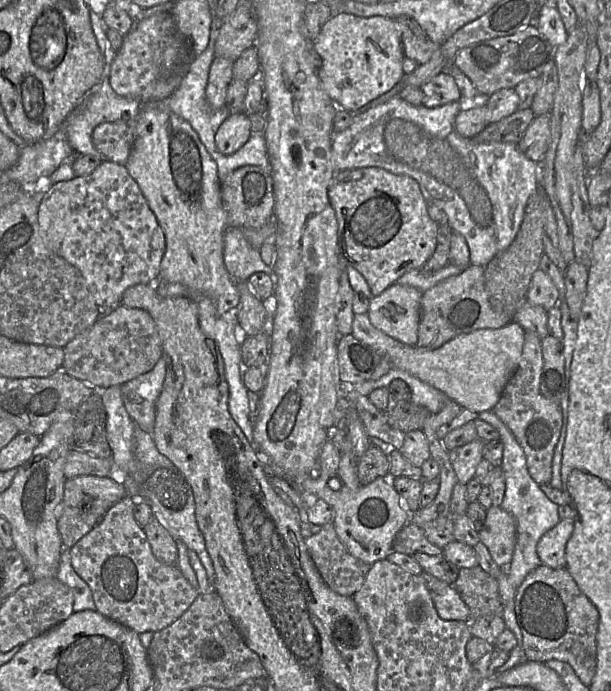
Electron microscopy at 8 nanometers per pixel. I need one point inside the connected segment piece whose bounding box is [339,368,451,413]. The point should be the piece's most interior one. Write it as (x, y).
(422, 394)

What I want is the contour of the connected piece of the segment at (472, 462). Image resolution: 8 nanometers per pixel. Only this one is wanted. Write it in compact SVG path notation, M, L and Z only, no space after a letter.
M478 438L448 451L449 460L459 483L466 485L474 477L476 467L483 458L484 444L485 442Z

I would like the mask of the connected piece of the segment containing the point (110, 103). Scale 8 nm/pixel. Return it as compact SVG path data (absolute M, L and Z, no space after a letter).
M105 64L101 81L94 85L90 95L84 97L63 122L62 129L72 150L78 155L100 155L92 142L92 132L96 126L105 122L135 120L142 109L139 101L116 94L110 85L109 77L110 65Z

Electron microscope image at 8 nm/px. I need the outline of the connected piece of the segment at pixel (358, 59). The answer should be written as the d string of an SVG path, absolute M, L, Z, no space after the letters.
M332 14L311 45L322 59L318 77L324 90L340 109L347 112L357 111L387 93L404 76L401 32L393 19Z

